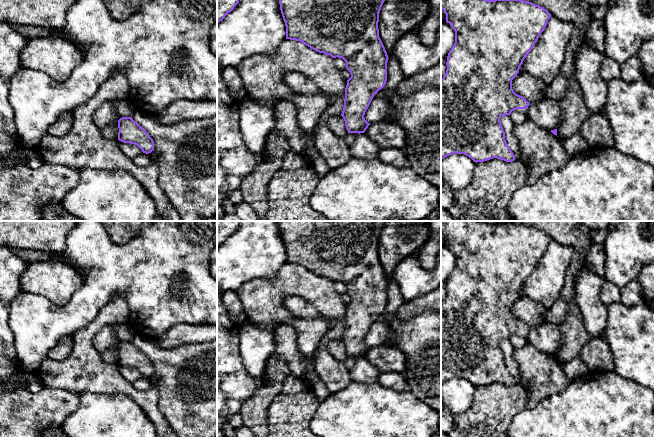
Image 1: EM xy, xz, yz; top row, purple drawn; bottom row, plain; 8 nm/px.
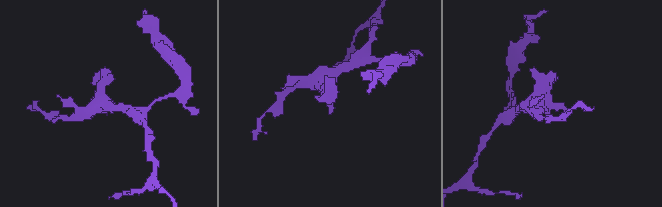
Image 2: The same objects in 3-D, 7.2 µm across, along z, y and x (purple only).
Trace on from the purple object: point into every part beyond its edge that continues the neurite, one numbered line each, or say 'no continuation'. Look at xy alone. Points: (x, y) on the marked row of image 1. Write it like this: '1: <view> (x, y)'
no continuation

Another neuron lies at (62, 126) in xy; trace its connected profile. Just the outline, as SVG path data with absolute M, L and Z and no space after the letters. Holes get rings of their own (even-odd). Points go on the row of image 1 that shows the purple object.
M71 112L61 114L58 119L48 128L47 133L54 137L62 137L69 133L73 126Z

